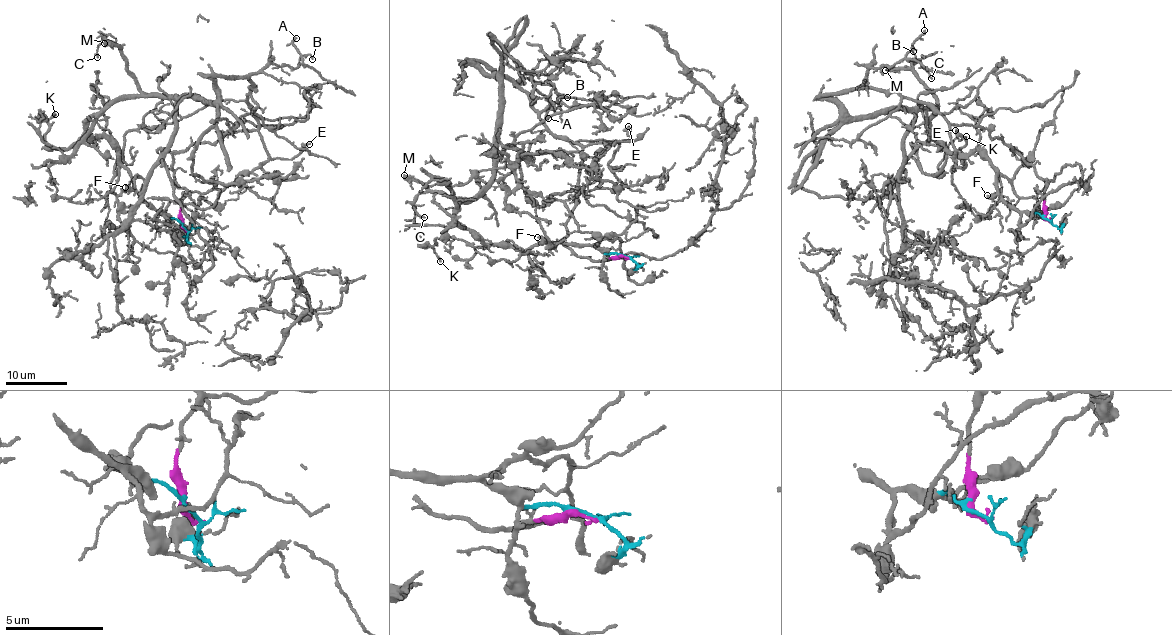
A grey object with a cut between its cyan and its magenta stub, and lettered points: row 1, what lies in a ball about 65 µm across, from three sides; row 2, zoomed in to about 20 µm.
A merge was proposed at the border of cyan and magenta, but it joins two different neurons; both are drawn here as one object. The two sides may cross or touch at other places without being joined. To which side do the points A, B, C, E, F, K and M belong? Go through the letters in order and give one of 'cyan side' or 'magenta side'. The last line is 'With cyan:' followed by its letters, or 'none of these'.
A: magenta side
B: magenta side
C: cyan side
E: magenta side
F: cyan side
K: cyan side
M: cyan side
With cyan: C, F, K, M

